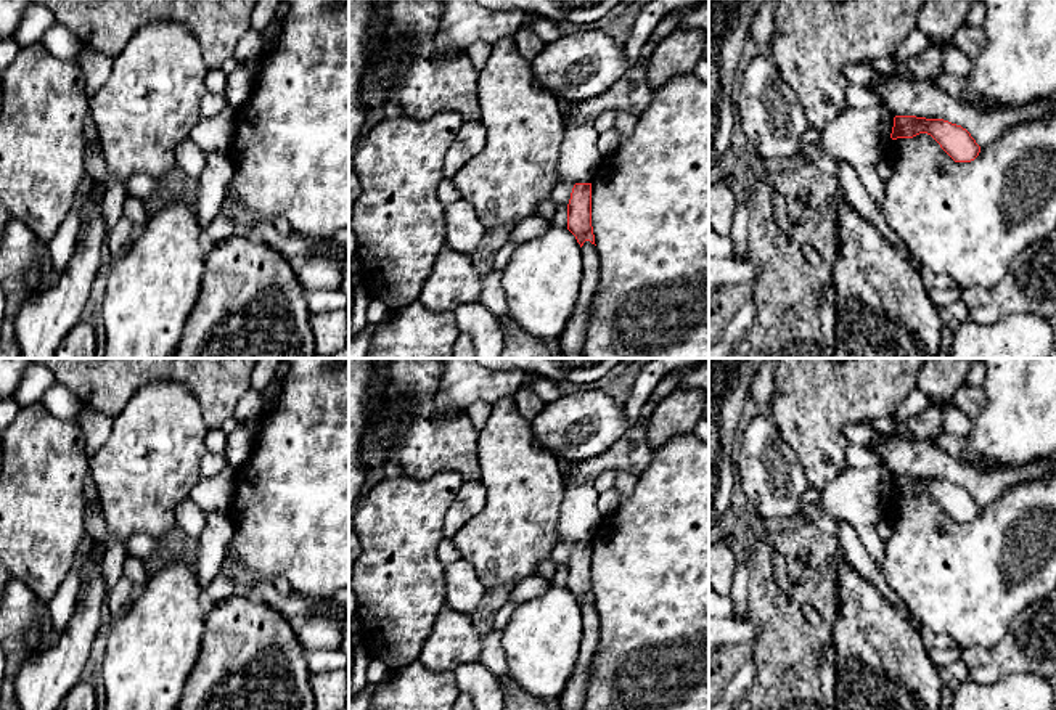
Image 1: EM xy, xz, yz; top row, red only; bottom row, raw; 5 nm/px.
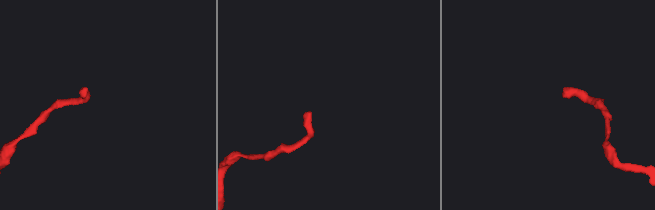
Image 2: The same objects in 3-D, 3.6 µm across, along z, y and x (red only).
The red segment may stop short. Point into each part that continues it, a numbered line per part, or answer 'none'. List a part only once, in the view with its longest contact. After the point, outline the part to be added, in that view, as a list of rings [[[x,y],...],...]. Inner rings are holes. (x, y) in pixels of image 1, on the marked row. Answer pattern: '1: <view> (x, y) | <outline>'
none

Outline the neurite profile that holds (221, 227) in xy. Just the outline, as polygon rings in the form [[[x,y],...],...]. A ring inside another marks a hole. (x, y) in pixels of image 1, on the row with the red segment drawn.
[[[220,210],[204,231],[207,247],[215,246],[235,235],[236,228],[230,217]]]

